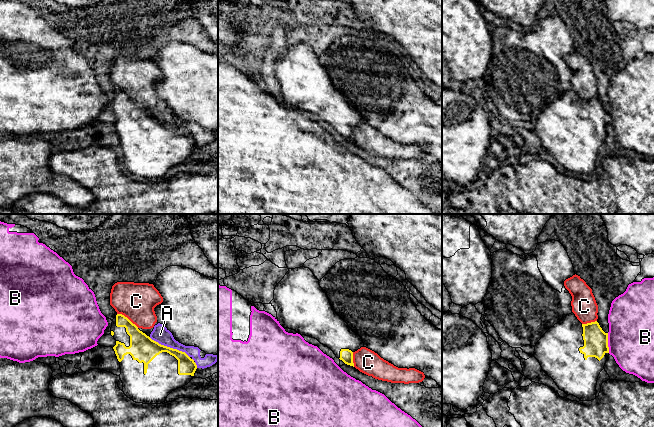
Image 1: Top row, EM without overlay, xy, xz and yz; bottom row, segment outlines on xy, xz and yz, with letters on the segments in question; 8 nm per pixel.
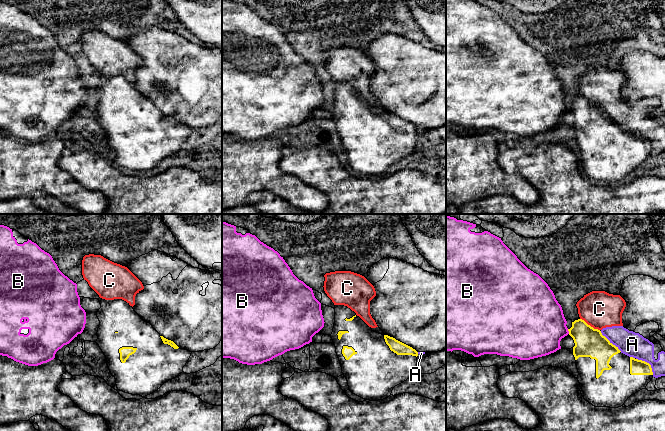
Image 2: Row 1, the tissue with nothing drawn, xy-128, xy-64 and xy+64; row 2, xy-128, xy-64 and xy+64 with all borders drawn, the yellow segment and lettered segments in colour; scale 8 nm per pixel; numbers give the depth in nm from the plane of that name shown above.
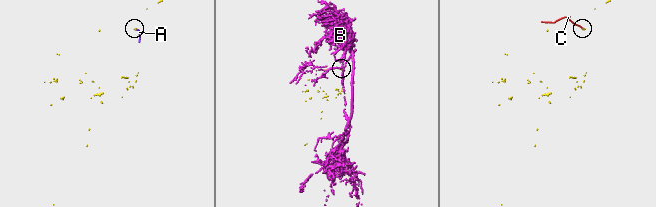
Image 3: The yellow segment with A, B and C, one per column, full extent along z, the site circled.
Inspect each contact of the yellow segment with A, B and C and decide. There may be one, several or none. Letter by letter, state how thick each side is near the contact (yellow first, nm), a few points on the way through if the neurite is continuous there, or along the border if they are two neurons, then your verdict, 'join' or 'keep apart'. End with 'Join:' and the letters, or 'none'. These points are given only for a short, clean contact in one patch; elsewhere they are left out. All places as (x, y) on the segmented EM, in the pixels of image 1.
A: calibres 220 and 140 nm; keep apart
B: calibres 190 and 360 nm; keep apart
C: calibres 190 and 300 nm; border xy (117, 313), (123, 314), (138, 327); keep apart
Join: none

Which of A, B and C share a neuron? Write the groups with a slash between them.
A C / B

